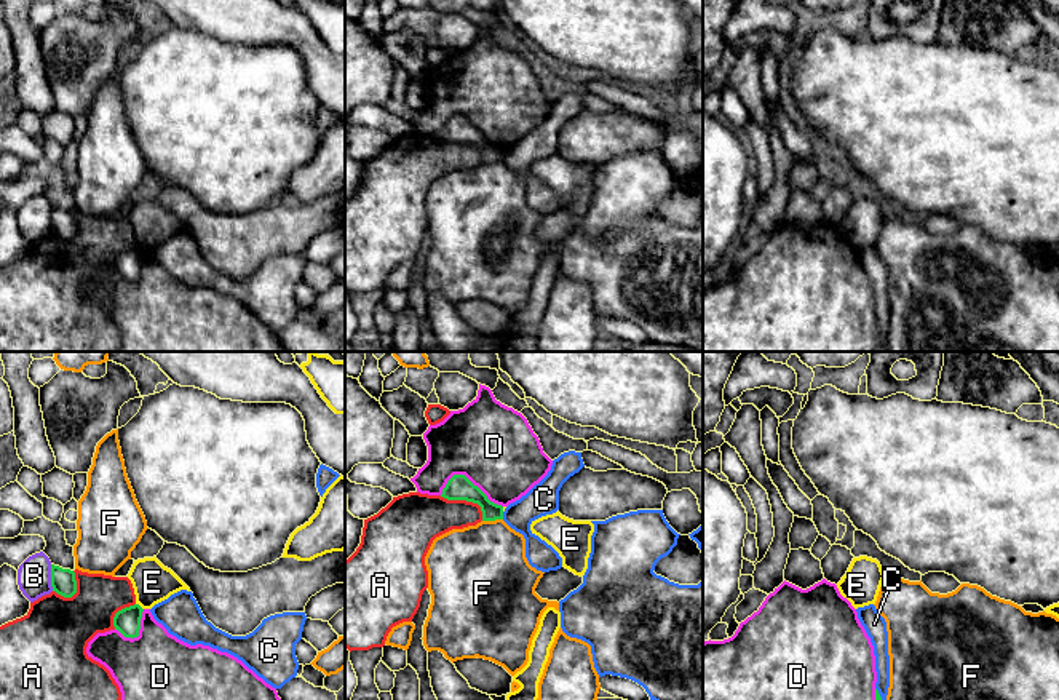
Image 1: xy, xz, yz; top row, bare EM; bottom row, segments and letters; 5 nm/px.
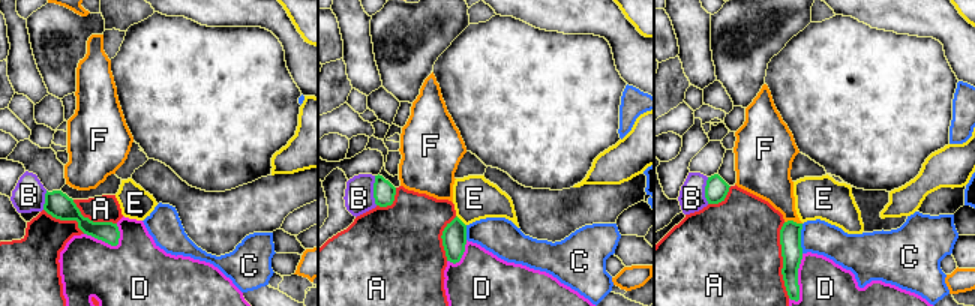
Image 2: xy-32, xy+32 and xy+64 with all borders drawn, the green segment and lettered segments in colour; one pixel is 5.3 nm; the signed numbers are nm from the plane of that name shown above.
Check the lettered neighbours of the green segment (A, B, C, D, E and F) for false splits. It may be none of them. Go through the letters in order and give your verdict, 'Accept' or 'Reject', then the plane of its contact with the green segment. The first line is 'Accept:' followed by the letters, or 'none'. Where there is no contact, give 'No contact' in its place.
Accept: none
A: Reject. Touches green in xz
B: Reject. Touches green in xy
C: Reject. Touches green in xz
D: Reject. Touches green in xz
E: Reject. Touches green in xy
F: Reject. Touches green in xz

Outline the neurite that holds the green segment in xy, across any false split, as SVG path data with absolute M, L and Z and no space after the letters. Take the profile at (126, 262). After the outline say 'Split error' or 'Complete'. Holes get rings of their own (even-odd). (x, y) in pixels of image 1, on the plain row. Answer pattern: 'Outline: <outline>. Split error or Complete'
Outline: M139 246L118 253L113 259L115 272L118 272L125 280L137 280L142 254L144 251Z. Complete

